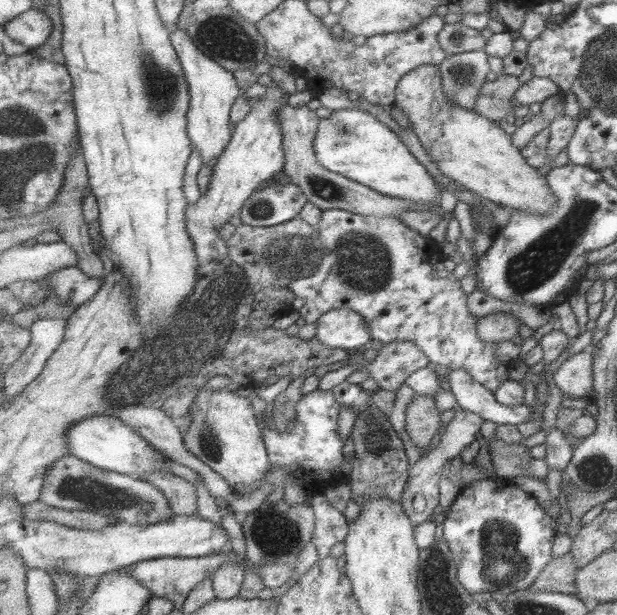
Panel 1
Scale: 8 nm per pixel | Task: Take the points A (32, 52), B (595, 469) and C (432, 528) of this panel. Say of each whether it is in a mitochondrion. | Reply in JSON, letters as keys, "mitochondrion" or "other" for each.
{"A":"other","B":"mitochondrion","C":"other"}

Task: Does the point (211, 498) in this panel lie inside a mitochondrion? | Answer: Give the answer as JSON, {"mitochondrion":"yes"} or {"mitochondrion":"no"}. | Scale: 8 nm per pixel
{"mitochondrion":"no"}

